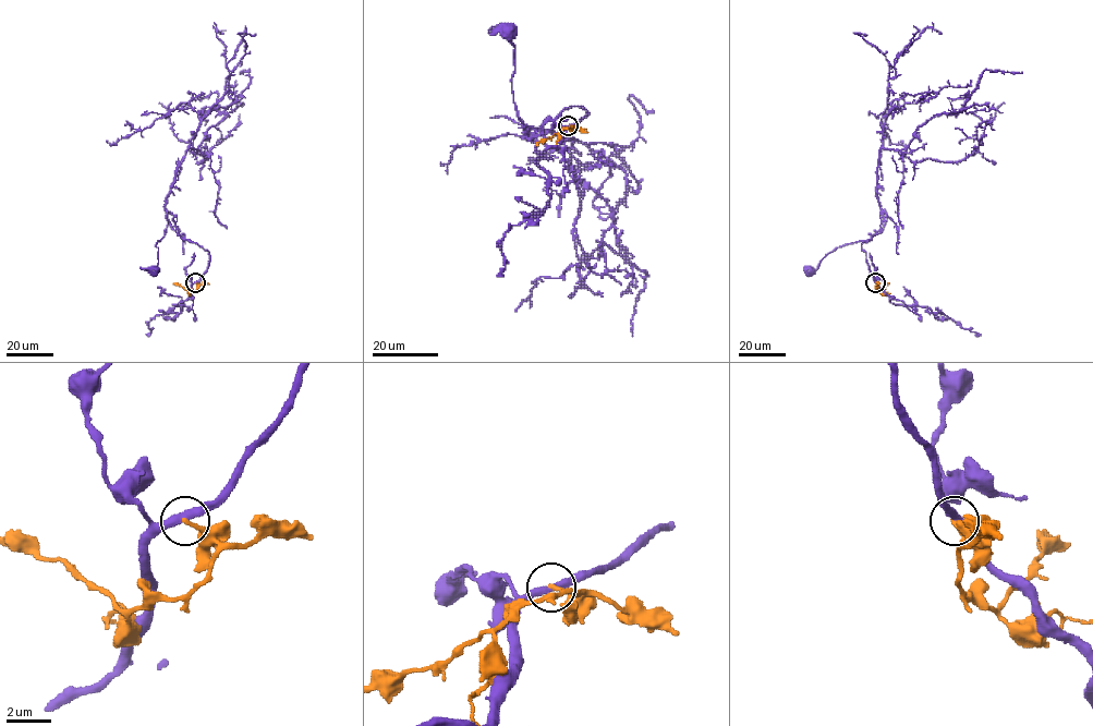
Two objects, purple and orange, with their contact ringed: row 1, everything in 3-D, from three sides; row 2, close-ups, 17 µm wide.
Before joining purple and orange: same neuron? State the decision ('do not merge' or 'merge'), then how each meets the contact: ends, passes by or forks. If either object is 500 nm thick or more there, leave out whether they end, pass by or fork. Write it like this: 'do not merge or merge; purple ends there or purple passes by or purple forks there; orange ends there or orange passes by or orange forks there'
do not merge; purple passes by; orange ends there

